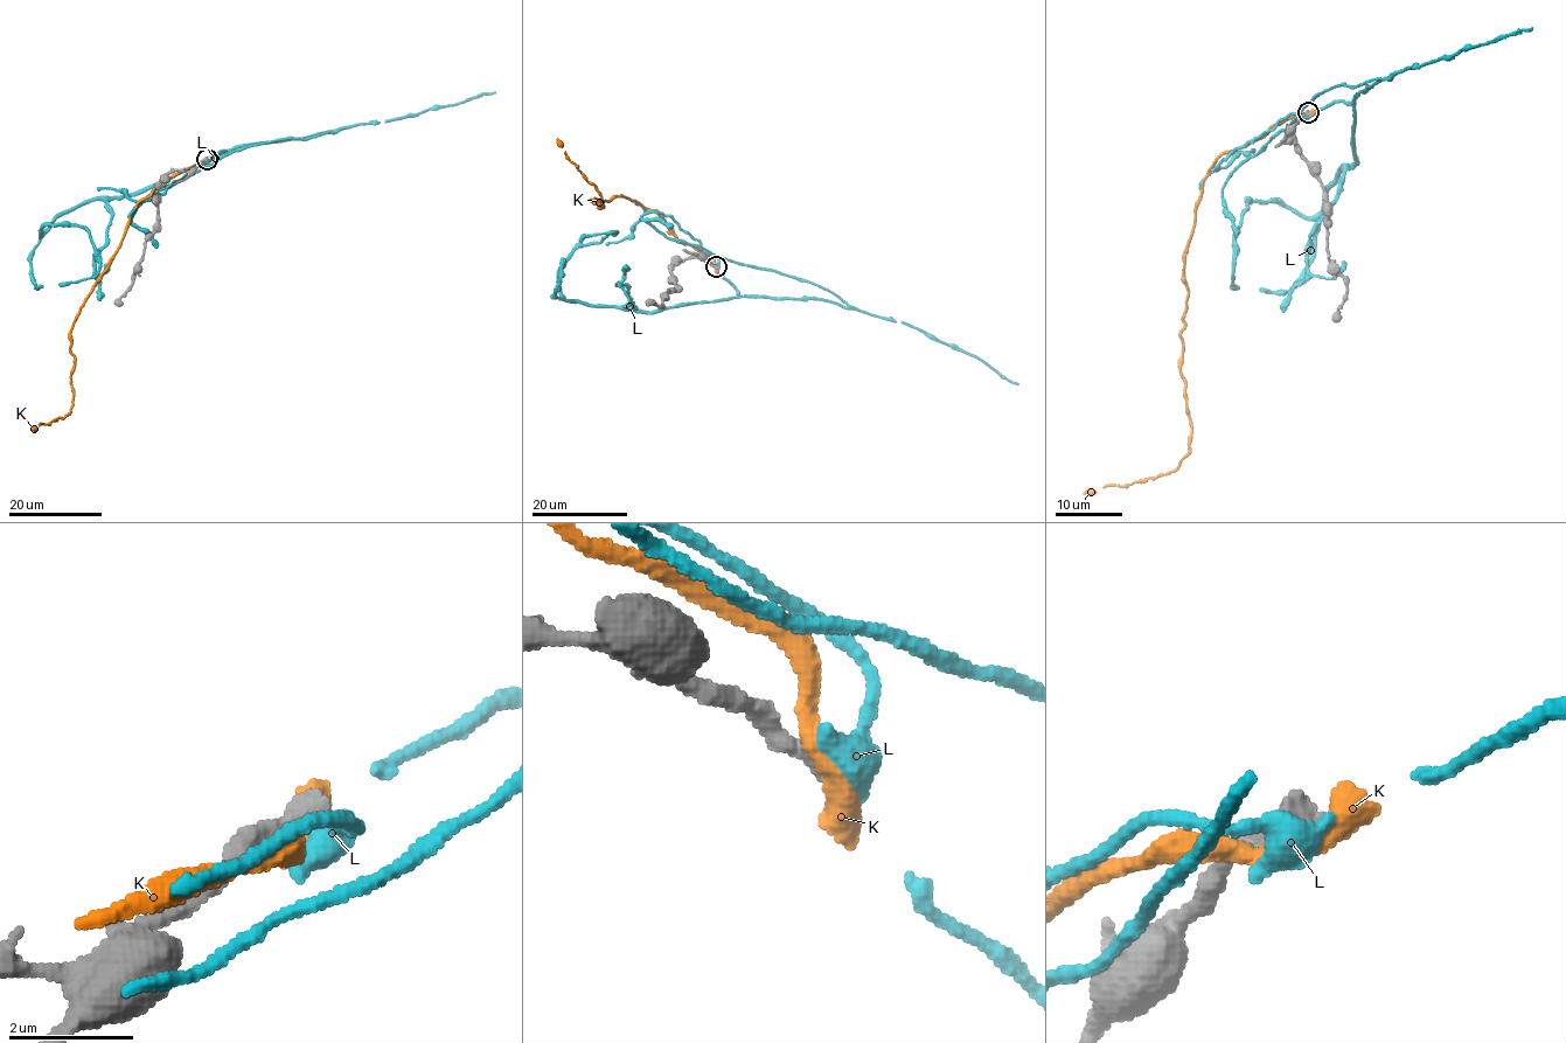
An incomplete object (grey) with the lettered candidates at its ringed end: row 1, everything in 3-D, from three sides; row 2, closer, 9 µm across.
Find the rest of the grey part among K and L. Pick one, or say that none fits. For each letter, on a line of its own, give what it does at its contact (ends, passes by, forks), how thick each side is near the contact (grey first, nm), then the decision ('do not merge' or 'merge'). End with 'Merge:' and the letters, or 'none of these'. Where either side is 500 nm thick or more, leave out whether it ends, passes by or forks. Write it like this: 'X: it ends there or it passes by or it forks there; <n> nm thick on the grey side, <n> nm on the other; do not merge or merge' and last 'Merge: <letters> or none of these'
K: 500 nm thick on the grey side, 360 nm on the other; do not merge
L: 480 nm thick on the grey side, 600 nm on the other; do not merge
Merge: none of these

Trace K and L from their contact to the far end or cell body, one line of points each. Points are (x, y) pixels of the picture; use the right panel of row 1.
K: (1308, 115), (1227, 151), (1203, 185), (1185, 255), (1181, 332), (1190, 452), (1154, 479), (1084, 493)
L: (1308, 115), (1327, 90), (1389, 78), (1352, 101), (1357, 160), (1324, 208), (1248, 202), (1238, 287)

